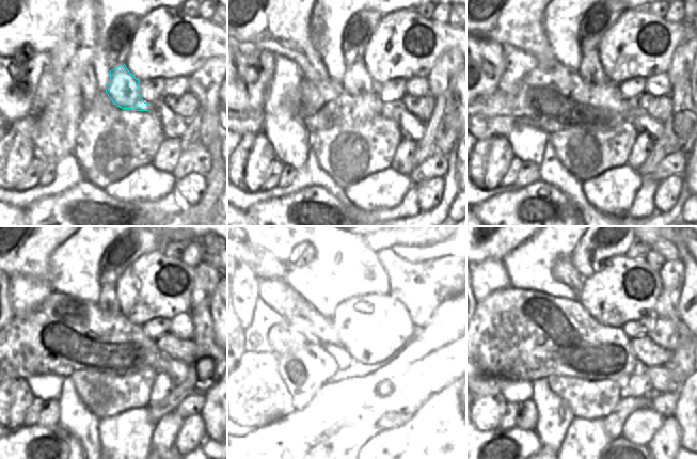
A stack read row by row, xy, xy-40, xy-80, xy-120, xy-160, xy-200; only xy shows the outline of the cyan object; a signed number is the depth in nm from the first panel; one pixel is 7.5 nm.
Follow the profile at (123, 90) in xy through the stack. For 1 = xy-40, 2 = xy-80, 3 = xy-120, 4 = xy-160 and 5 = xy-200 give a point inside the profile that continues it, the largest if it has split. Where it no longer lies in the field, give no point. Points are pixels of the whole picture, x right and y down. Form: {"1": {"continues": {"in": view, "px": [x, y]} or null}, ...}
{"1": {"continues": {"in": "xy-40", "px": [357, 80]}}, "2": {"continues": {"in": "xy-80", "px": [590, 69]}}, "3": {"continues": {"in": "xy-120", "px": [108, 302]}}, "4": {"continues": {"in": "xy-160", "px": [341, 288]}}, "5": {"continues": {"in": "xy-200", "px": [561, 269]}}}

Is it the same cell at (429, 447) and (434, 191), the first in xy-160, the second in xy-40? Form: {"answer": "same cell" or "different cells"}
{"answer": "same cell"}

